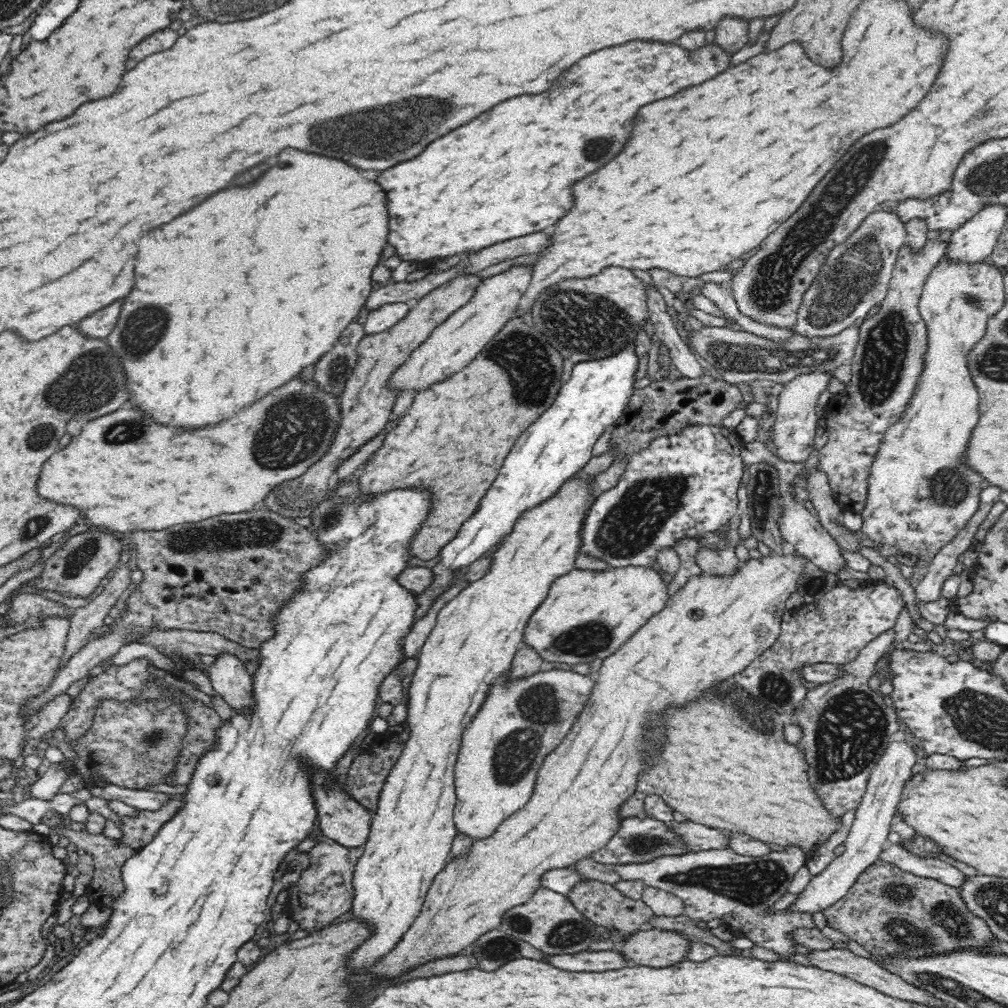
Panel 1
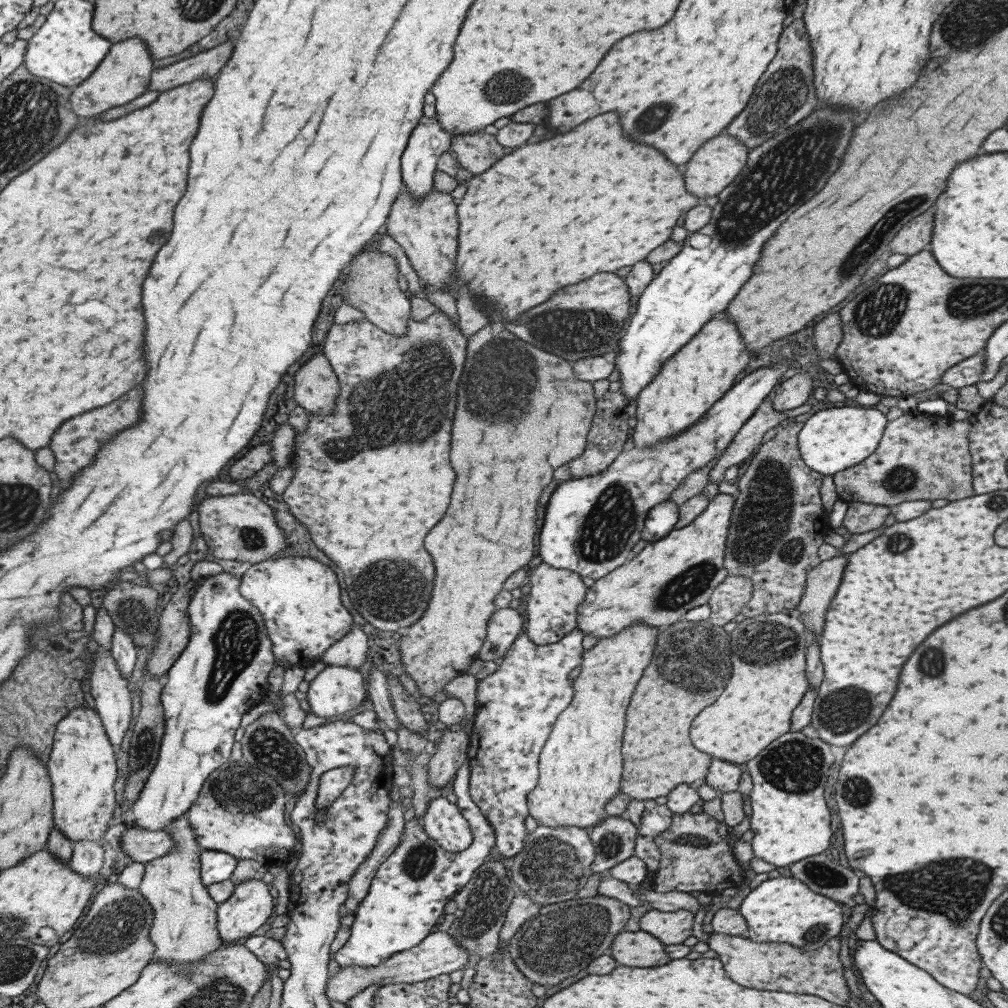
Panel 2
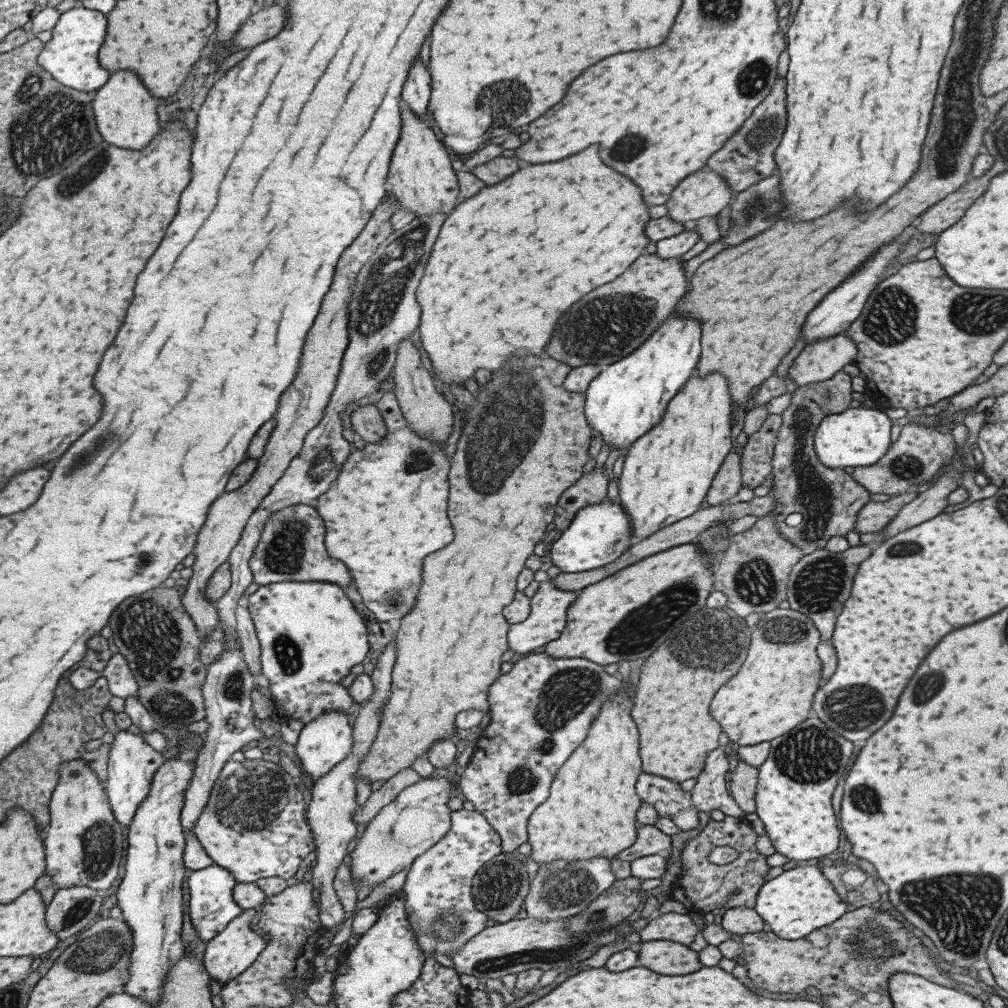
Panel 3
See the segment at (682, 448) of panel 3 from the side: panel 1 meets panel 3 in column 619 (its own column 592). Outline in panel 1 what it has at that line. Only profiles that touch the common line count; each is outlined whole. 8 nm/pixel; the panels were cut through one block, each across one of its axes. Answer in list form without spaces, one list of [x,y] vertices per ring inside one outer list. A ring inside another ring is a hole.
[[[575,475],[564,482],[552,498],[526,510],[516,520],[509,536],[494,546],[490,570],[441,608],[436,624],[425,640],[419,663],[408,686],[408,710],[403,723],[406,727],[404,750],[384,782],[377,802],[378,810],[371,816],[369,835],[352,876],[352,916],[374,926],[374,936],[370,942],[350,956],[352,968],[368,968],[386,952],[390,952],[390,948],[394,948],[394,944],[418,916],[434,876],[451,859],[451,846],[457,835],[454,825],[458,798],[455,791],[455,765],[461,752],[462,734],[482,708],[490,686],[498,682],[496,678],[510,670],[514,655],[523,642],[528,619],[547,597],[554,580],[575,568],[579,544],[582,542],[581,526],[589,506],[597,497],[592,487],[594,478],[588,480],[587,477]]]

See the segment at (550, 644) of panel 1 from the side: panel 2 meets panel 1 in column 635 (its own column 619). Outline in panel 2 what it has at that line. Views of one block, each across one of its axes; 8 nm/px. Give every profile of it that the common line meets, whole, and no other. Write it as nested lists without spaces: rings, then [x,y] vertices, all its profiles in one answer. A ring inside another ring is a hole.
[[[720,493],[706,506],[694,520],[684,528],[674,529],[661,540],[648,543],[642,551],[626,563],[615,568],[610,574],[596,580],[587,588],[584,600],[578,607],[577,628],[597,640],[616,636],[632,624],[648,624],[659,630],[682,621],[684,614],[696,606],[706,604],[713,590],[727,577],[724,569],[724,554],[727,550],[730,519],[734,508],[735,496]]]

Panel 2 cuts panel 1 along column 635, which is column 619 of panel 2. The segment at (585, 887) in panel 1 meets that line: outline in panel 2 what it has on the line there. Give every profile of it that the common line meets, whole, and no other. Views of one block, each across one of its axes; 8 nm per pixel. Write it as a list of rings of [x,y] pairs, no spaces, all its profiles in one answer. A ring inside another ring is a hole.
[[[604,895],[542,906],[535,917],[520,926],[507,952],[522,974],[533,983],[544,984],[548,996],[552,996],[552,992],[574,984],[576,976],[584,976],[594,958],[610,952],[610,944],[624,930],[631,908],[622,900]]]

